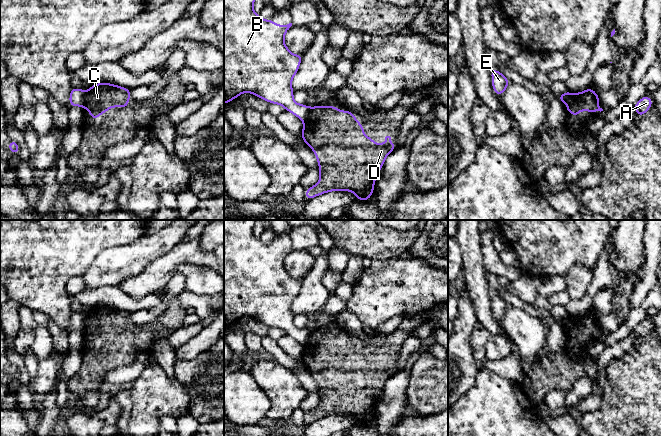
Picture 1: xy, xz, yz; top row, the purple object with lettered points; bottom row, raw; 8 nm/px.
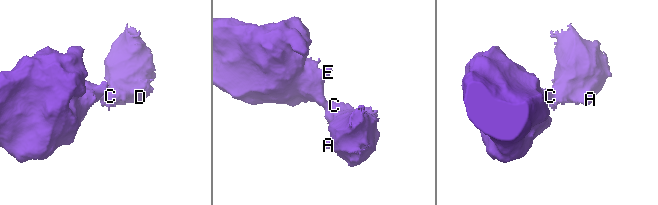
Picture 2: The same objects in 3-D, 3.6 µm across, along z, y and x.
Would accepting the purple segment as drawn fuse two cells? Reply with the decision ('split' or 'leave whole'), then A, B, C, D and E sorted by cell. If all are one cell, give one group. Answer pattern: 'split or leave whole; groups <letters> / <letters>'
split; groups A C D / B E

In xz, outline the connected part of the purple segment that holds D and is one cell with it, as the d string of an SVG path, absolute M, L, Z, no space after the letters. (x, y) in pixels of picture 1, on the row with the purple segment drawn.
M318 105L310 108L310 112L303 120L303 129L301 133L302 140L315 152L315 157L319 164L320 180L317 184L305 190L305 199L310 200L314 197L331 191L351 191L357 196L358 201L366 202L373 194L373 187L376 182L377 173L383 169L386 157L396 149L395 143L391 142L391 137L385 137L384 144L376 144L370 136L364 136L363 131L366 128L356 119L351 110L341 111L338 107Z

